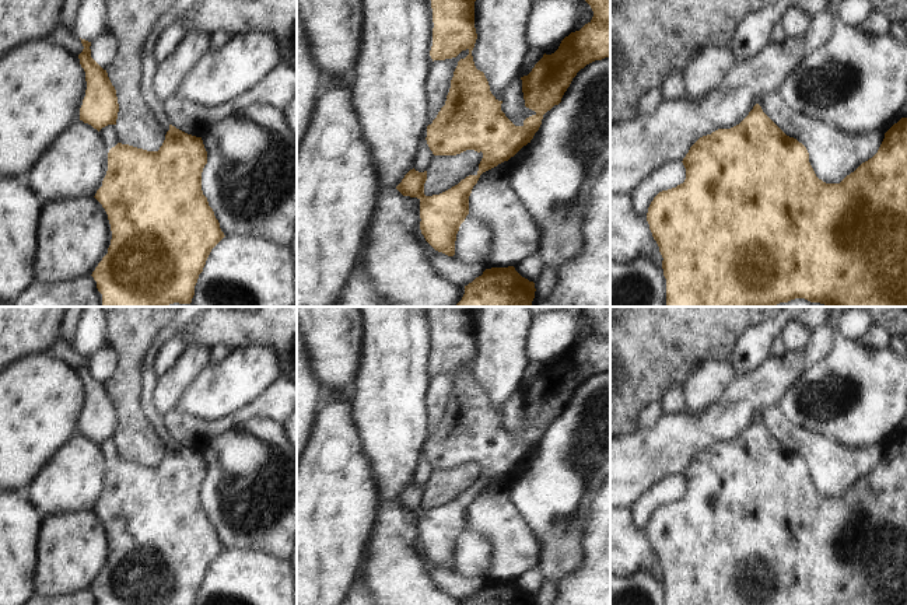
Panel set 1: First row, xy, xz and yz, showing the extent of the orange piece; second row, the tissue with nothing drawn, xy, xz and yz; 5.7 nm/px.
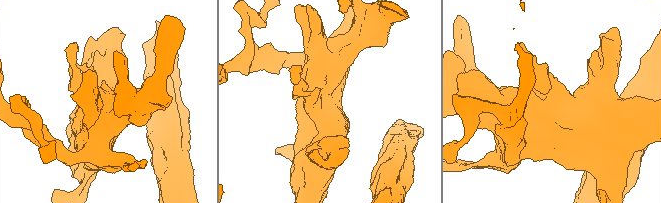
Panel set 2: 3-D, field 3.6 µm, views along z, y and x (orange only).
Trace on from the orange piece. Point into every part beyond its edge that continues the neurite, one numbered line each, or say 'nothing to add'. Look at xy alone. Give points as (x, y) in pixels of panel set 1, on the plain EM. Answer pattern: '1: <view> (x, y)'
1: xy (186, 318)

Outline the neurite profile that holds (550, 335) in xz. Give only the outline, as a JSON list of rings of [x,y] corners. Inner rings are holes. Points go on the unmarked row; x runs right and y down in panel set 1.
[[[567,307],[550,315],[535,315],[525,346],[529,360],[543,364],[561,356],[575,342],[577,315],[582,307]]]

